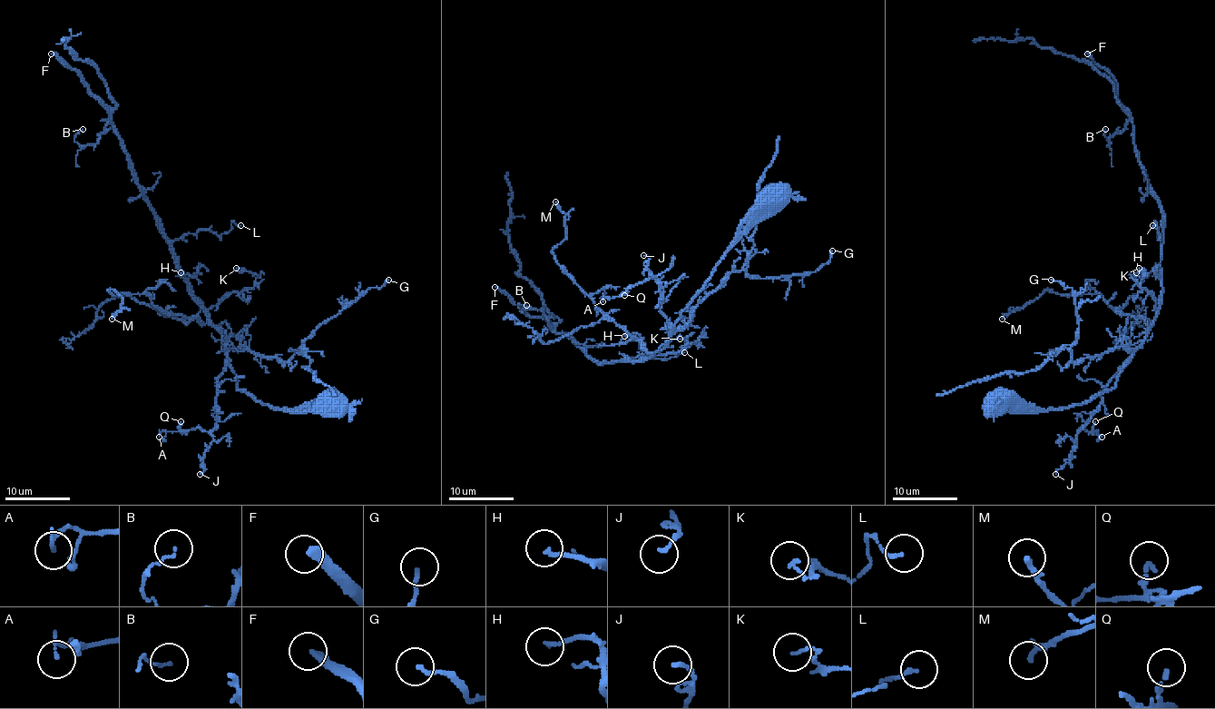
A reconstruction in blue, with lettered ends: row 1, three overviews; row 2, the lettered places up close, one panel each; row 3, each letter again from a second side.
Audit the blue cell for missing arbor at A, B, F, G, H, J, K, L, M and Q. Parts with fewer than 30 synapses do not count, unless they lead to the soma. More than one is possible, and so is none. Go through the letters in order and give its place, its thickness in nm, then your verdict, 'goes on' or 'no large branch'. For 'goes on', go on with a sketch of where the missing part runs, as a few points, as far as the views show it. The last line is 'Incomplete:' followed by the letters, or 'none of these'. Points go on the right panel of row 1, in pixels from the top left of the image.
A: at (1102, 437); 100 nm thick; no large branch
B: at (1105, 129); 110 nm thick; no large branch
F: at (1087, 54); 320 nm thick; goes on
G: at (1051, 280); 140 nm thick; no large branch
H: at (1136, 272); 160 nm thick; no large branch
J: at (1055, 474); 130 nm thick; no large branch
K: at (1139, 268); 120 nm thick; no large branch
L: at (1152, 225); 140 nm thick; no large branch
M: at (1002, 319); 240 nm thick; no large branch
Q: at (1095, 421); 160 nm thick; no large branch
Incomplete: F

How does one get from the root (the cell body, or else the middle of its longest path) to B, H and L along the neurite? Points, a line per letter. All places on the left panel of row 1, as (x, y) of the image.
B: (329, 403), (277, 410), (238, 387), (115, 125), (89, 145), (74, 140), (83, 129)
H: (329, 403), (334, 405), (277, 410), (240, 390), (223, 337), (189, 280), (199, 271), (197, 278), (181, 272)
L: (329, 403), (277, 410), (238, 387), (223, 337), (172, 243), (240, 225)

